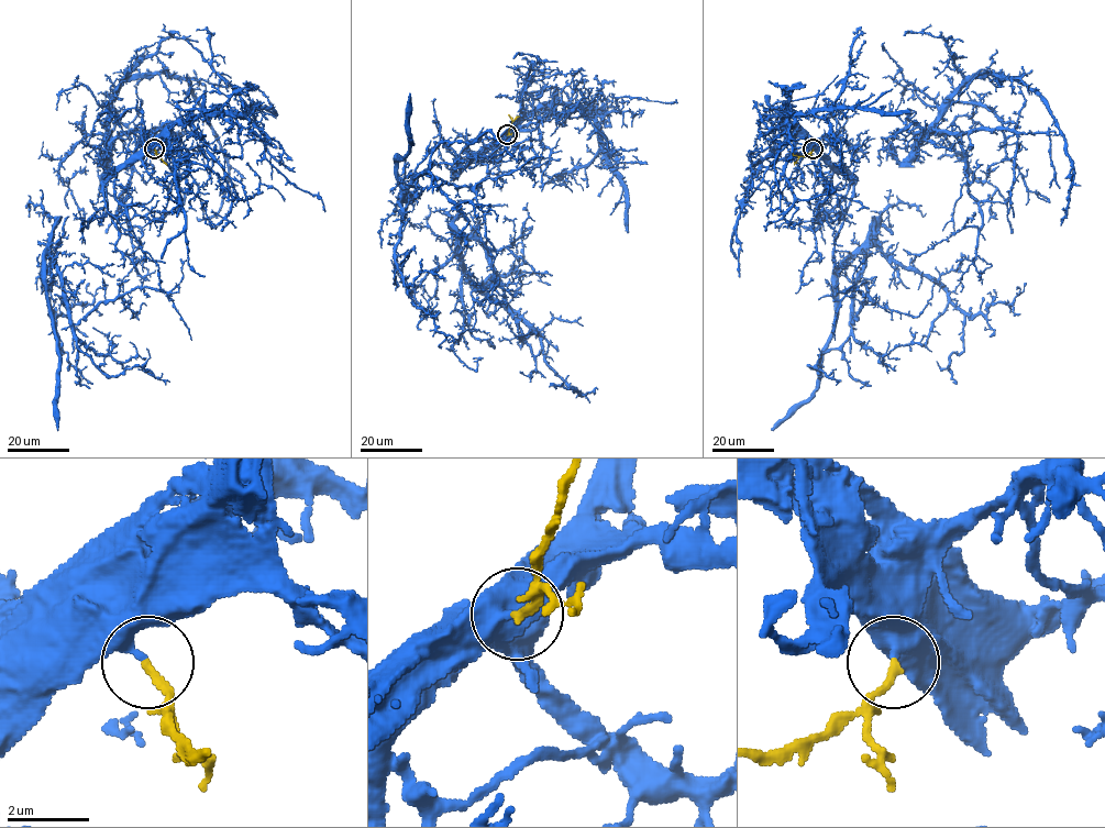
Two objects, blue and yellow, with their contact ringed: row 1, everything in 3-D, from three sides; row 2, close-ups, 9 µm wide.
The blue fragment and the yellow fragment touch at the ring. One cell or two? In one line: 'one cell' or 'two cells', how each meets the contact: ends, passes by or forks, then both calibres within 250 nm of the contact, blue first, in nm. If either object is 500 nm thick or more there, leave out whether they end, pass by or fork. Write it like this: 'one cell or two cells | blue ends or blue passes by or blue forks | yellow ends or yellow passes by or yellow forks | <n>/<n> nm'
one cell | blue ends | yellow ends | 400/200 nm

